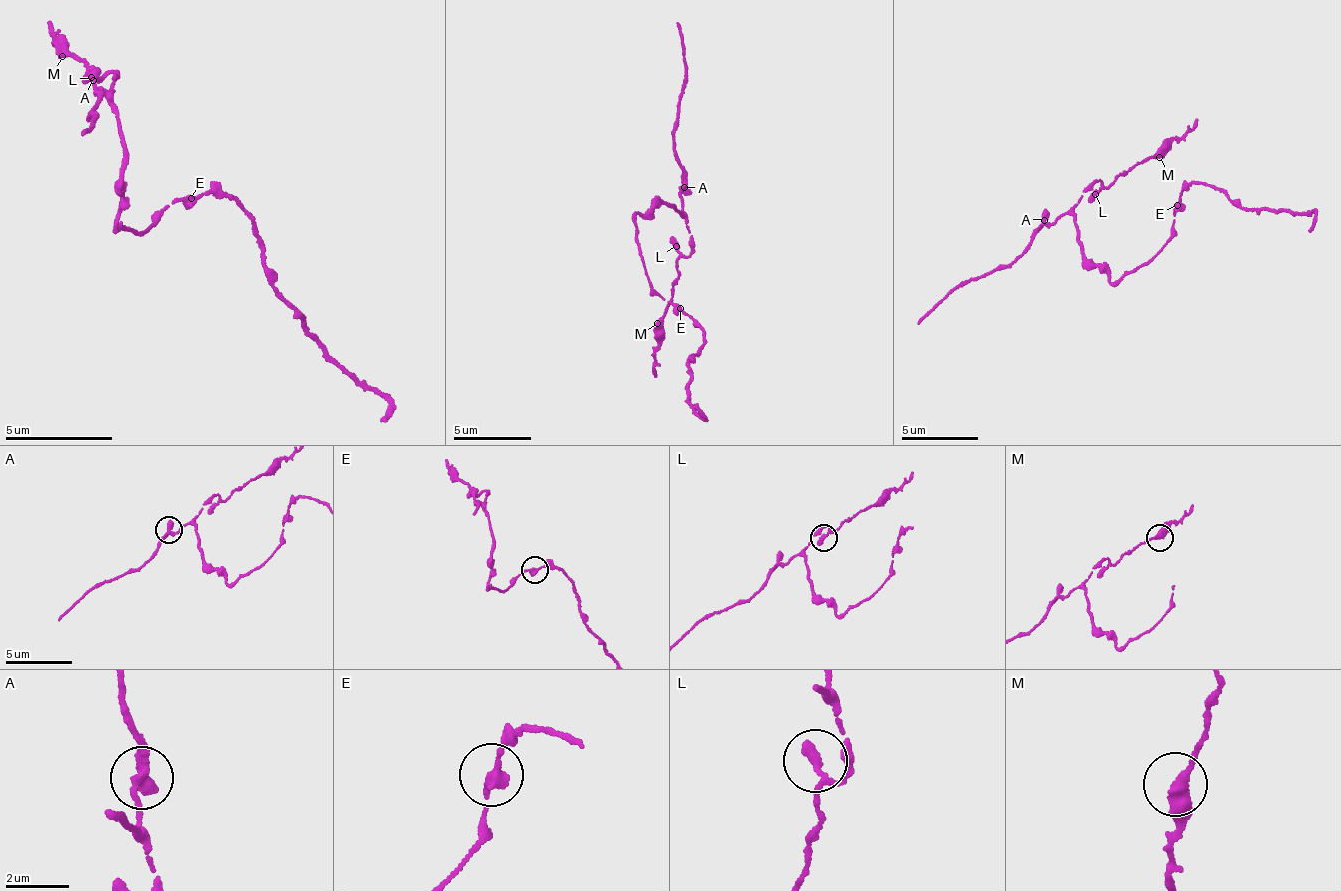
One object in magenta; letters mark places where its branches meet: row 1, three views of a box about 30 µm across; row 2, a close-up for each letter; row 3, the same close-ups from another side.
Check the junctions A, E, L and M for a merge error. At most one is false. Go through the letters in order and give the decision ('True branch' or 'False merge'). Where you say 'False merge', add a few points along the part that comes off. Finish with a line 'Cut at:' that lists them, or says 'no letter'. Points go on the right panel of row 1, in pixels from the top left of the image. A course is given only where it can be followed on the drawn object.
A: True branch
E: True branch
L: True branch
M: True branch
Cut at: no letter

